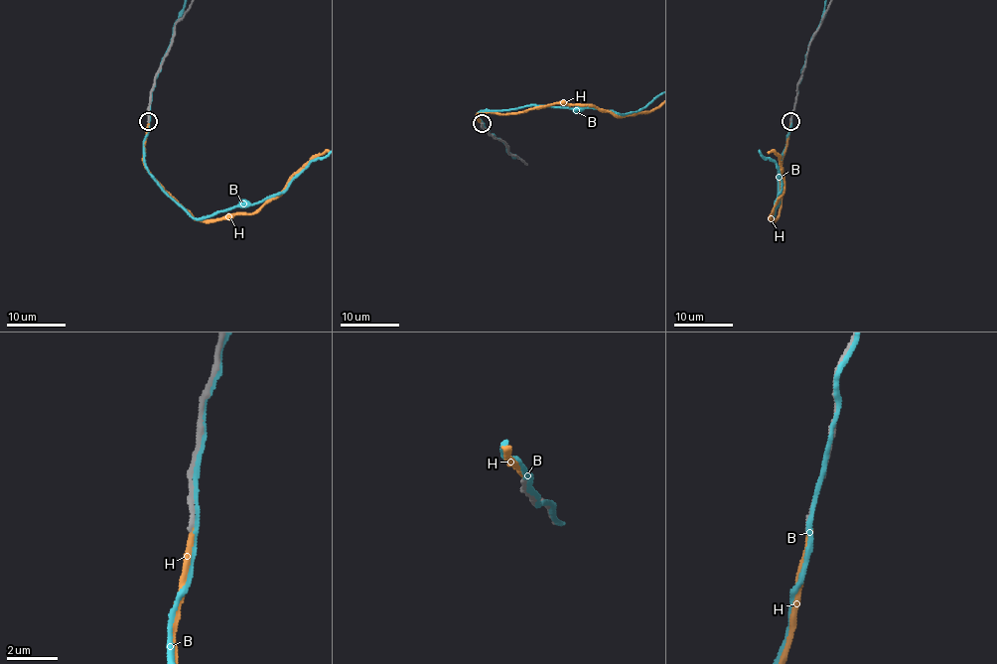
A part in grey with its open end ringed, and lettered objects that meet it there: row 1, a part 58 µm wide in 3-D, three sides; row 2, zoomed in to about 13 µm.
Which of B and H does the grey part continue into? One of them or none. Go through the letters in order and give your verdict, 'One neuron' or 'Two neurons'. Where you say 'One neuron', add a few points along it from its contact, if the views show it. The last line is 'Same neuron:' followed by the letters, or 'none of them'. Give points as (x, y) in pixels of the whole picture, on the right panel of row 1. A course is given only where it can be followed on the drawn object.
B: Two neurons
H: Two neurons
Same neuron: none of them

